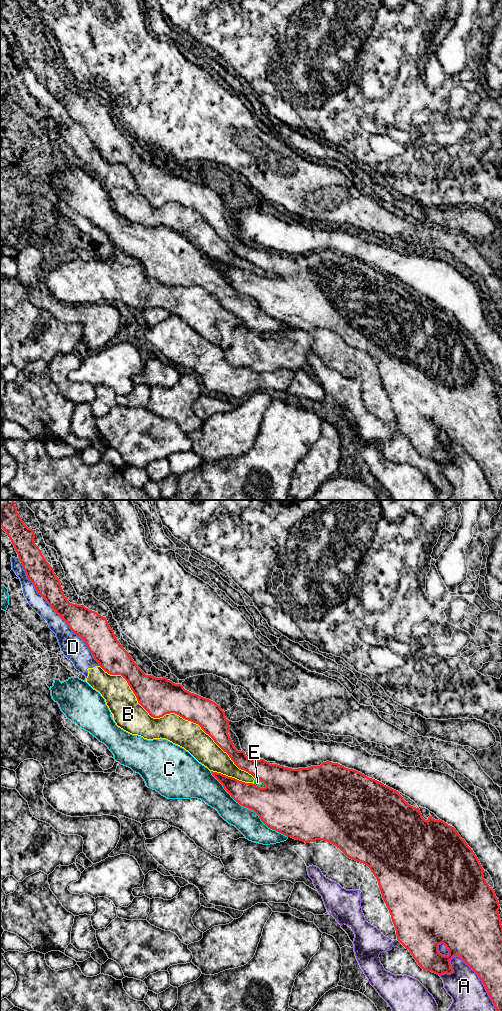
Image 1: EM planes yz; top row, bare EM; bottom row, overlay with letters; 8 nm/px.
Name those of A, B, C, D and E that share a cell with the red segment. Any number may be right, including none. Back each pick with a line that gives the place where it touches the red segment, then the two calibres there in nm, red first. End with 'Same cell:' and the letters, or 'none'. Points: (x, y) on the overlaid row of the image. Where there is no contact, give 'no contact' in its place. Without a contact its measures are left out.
Same cell: none

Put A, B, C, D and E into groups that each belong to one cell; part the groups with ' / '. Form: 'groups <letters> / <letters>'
groups A / B D E / C

